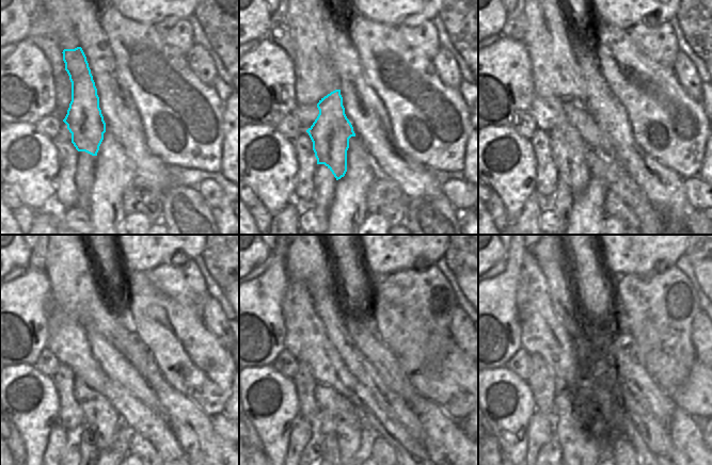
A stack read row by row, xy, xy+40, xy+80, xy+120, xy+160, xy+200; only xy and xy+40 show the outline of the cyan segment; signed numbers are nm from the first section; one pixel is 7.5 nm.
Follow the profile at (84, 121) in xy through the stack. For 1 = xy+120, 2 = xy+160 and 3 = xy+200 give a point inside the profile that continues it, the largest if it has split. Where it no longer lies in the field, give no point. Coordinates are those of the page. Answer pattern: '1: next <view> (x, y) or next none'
1: next xy+120 (95, 407)
2: next xy+160 (333, 407)
3: next xy+200 (568, 422)

